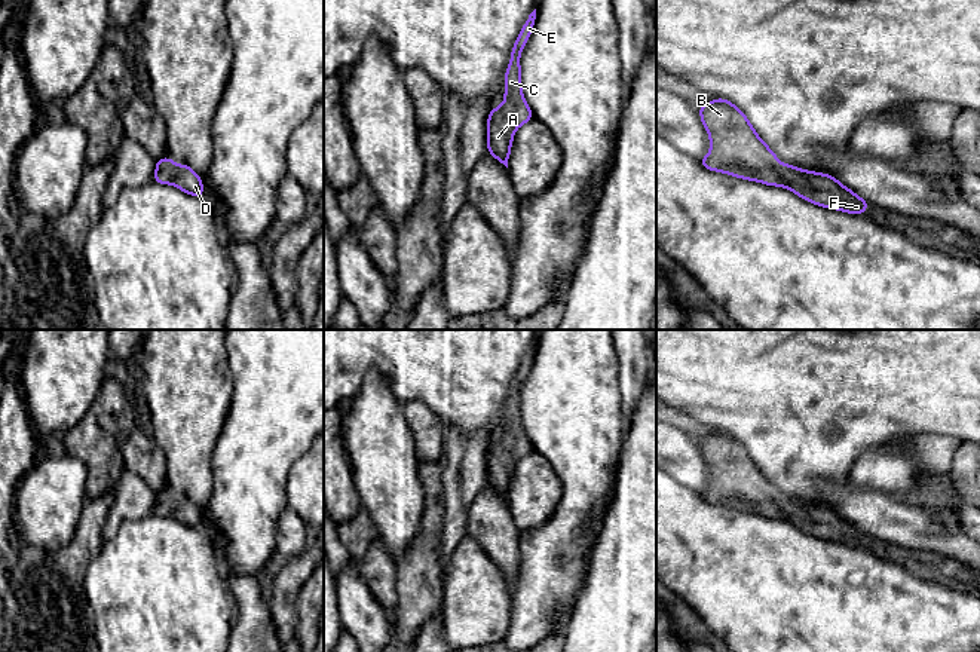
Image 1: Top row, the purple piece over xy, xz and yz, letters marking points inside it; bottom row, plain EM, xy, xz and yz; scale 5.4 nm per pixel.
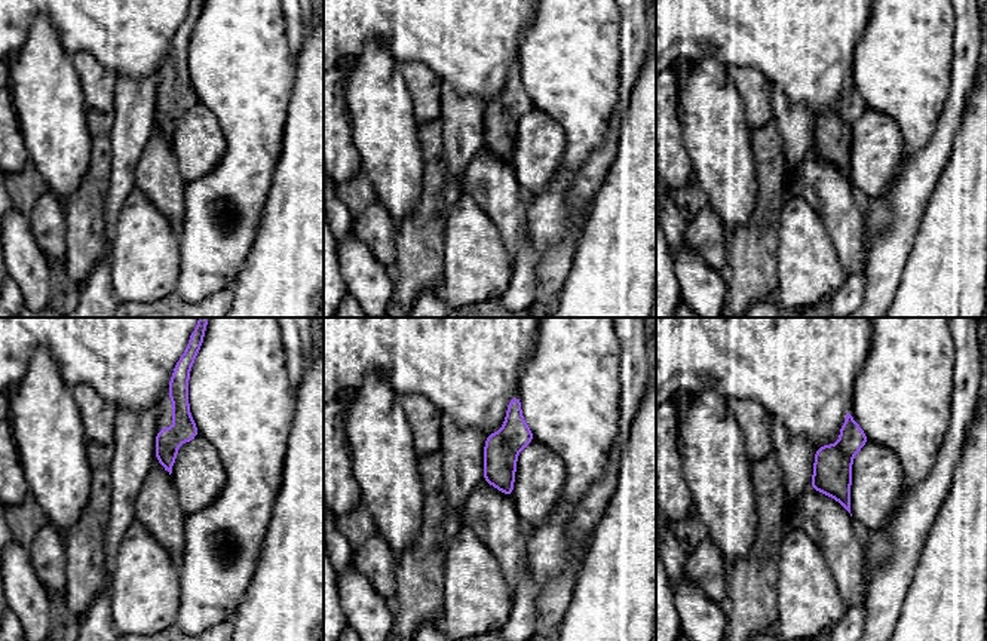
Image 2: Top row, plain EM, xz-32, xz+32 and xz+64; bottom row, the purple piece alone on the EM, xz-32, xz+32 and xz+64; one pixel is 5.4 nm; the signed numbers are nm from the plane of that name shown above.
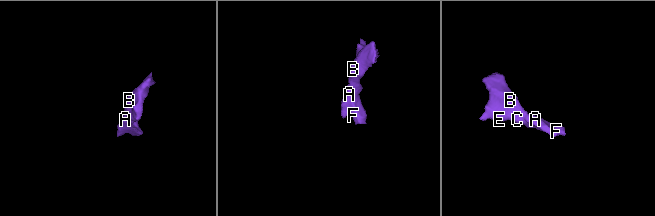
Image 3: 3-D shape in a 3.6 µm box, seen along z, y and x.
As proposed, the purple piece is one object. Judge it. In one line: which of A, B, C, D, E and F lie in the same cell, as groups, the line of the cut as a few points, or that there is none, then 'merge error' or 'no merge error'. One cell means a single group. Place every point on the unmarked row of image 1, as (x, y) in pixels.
A B C D E F | no cut | no merge error

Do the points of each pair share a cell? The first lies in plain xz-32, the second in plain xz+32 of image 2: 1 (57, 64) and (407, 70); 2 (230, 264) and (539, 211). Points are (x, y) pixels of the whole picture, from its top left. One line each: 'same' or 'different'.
1: different
2: same

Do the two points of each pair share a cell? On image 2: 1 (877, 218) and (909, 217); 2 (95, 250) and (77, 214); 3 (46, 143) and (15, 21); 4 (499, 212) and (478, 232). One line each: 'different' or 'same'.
1: different
2: same
3: different
4: different

